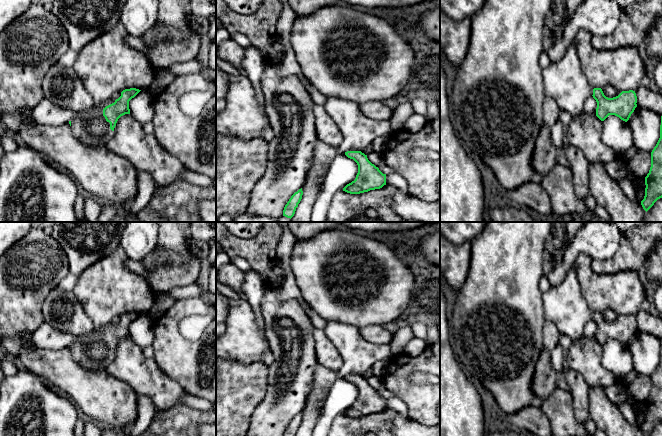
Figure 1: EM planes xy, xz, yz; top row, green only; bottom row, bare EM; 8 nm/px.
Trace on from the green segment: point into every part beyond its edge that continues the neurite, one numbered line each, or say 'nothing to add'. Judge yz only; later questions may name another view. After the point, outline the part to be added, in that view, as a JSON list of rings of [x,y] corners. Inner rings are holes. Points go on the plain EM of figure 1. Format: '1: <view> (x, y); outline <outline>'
nothing to add

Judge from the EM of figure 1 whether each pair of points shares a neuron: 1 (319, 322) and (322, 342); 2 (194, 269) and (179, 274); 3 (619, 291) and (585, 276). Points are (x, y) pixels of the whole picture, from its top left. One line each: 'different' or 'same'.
1: different
2: same
3: same

